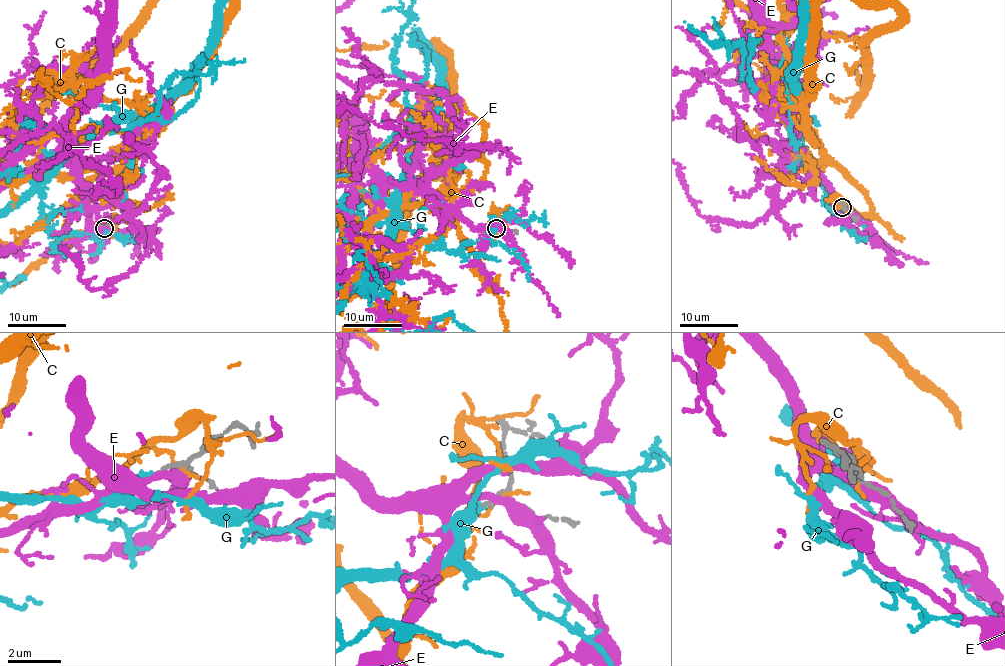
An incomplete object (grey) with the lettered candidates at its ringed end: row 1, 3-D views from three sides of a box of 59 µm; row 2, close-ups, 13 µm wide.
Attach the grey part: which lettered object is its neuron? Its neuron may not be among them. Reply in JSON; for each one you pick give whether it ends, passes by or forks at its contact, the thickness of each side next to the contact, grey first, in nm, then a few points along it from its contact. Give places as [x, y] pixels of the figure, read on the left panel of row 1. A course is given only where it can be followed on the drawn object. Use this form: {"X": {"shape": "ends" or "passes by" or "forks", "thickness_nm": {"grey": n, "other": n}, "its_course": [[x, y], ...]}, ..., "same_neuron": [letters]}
{"G": {"shape": "passes by", "thickness_nm": {"grey": 160, "other": 120}}, "same_neuron": ["G"]}

